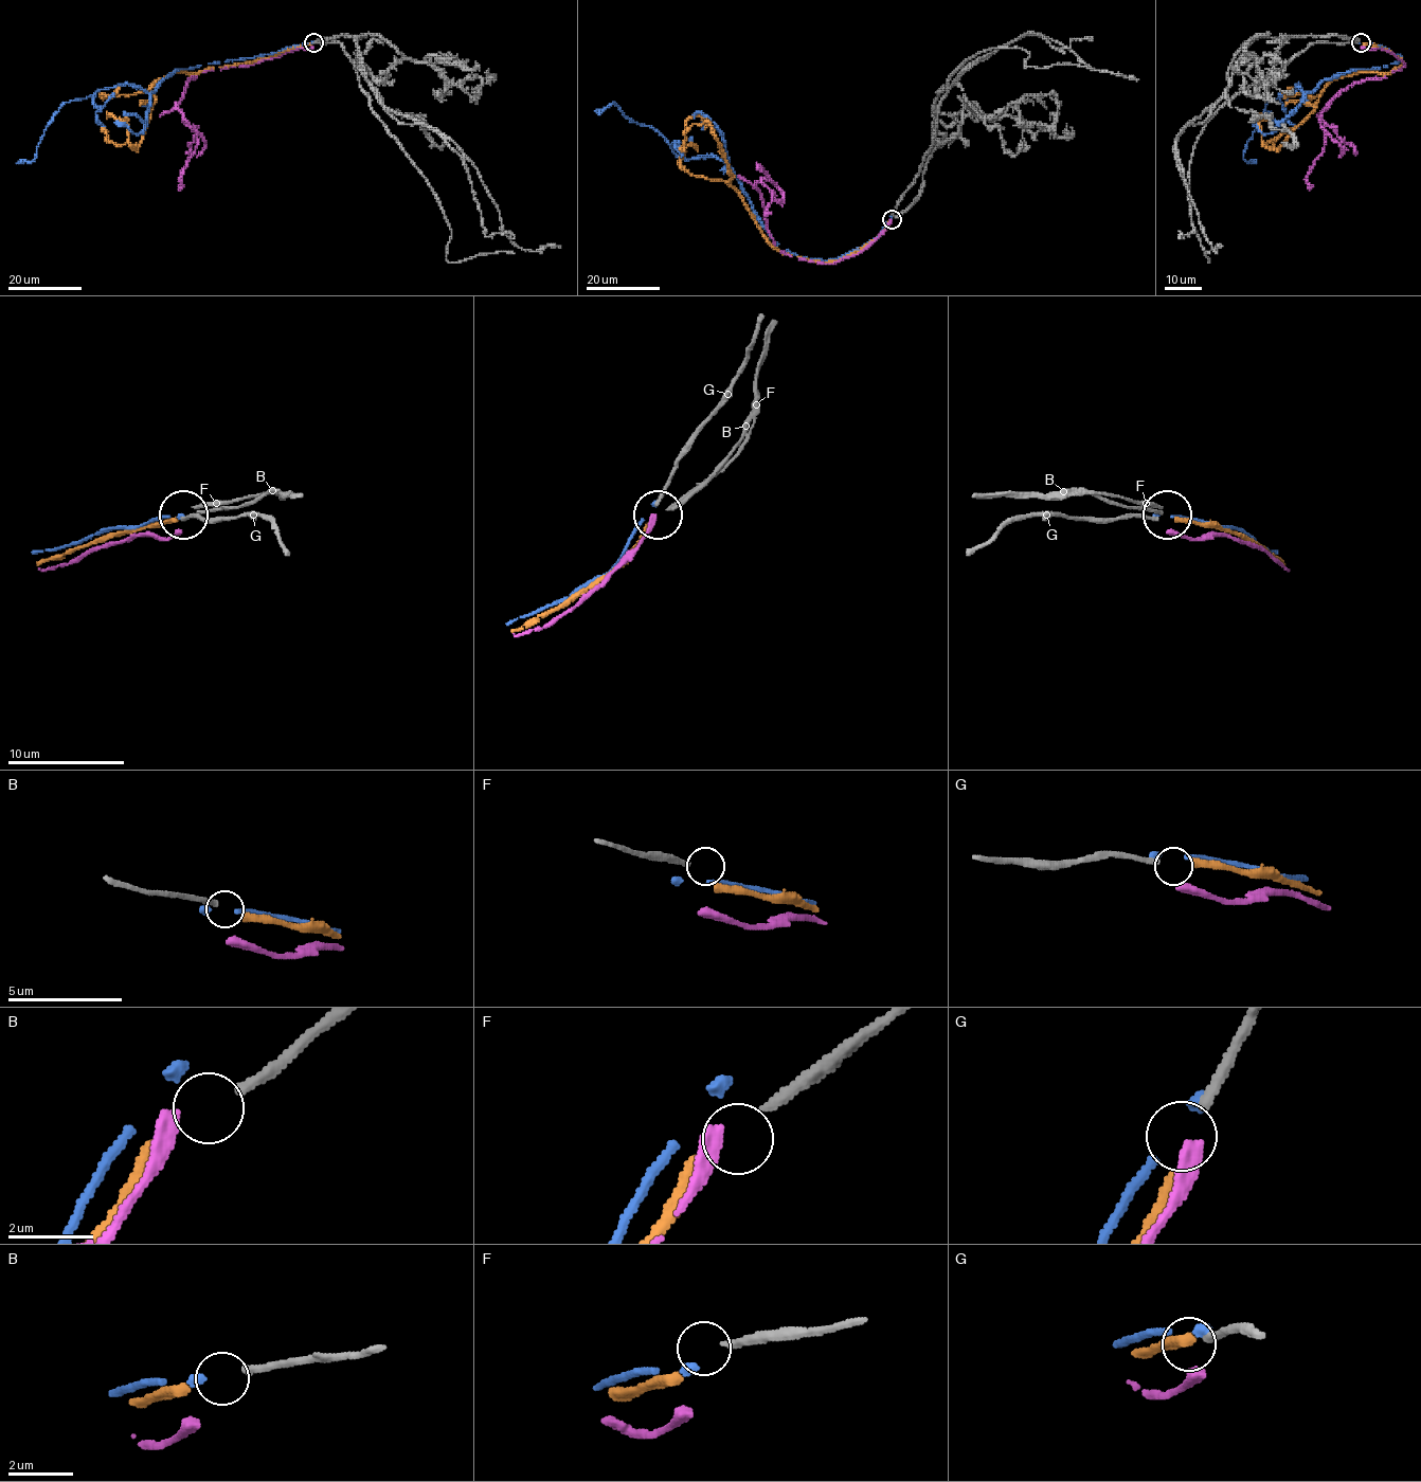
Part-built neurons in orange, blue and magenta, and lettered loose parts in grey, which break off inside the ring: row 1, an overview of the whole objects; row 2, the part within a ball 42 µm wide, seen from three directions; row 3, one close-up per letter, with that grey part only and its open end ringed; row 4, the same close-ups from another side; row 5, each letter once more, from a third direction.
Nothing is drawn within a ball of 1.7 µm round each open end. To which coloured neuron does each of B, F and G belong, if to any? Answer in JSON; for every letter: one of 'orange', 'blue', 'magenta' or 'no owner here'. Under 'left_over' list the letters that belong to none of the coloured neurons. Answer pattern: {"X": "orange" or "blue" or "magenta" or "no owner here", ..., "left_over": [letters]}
{"B": "no owner here", "F": "no owner here", "G": "orange", "left_over": ["B", "F"]}

